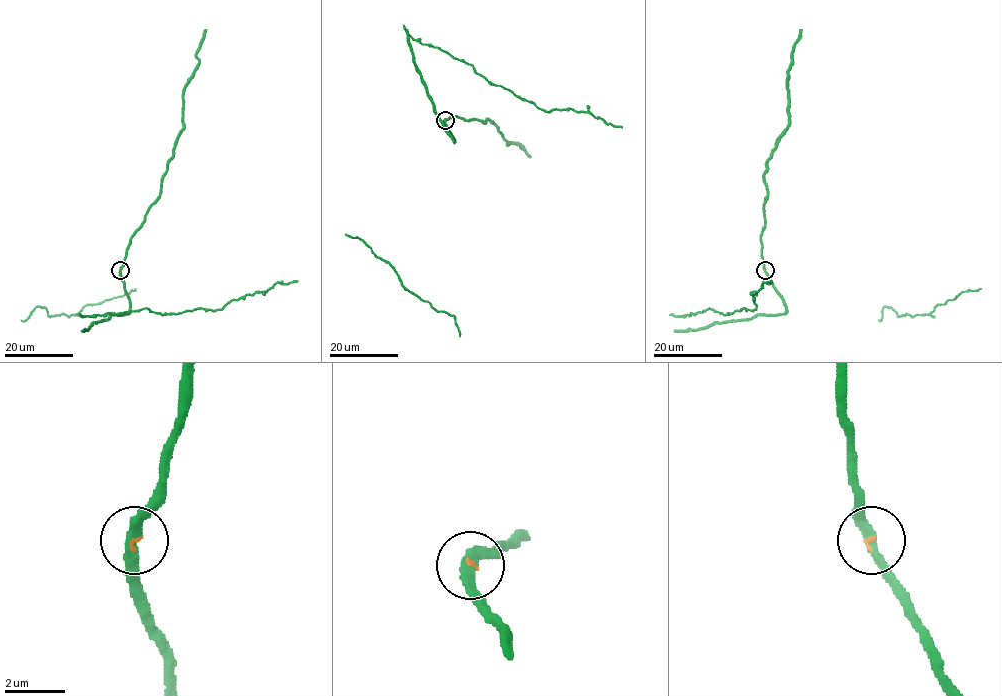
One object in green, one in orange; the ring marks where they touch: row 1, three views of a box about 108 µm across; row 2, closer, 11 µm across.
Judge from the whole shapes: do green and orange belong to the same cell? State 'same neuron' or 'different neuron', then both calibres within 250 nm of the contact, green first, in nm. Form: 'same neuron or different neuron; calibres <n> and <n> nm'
same neuron; calibres 320 and 70 nm

